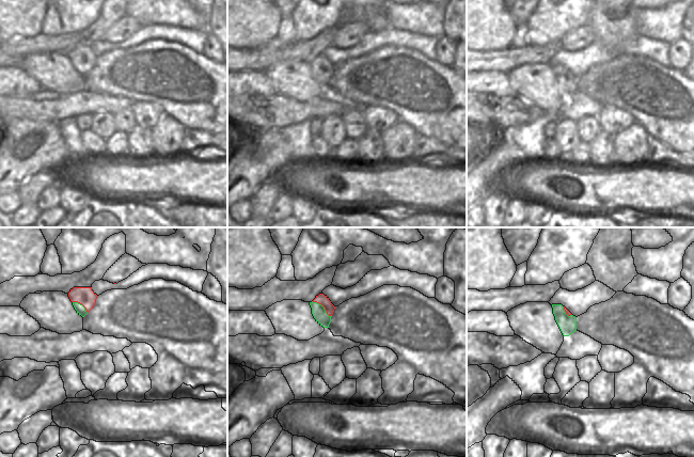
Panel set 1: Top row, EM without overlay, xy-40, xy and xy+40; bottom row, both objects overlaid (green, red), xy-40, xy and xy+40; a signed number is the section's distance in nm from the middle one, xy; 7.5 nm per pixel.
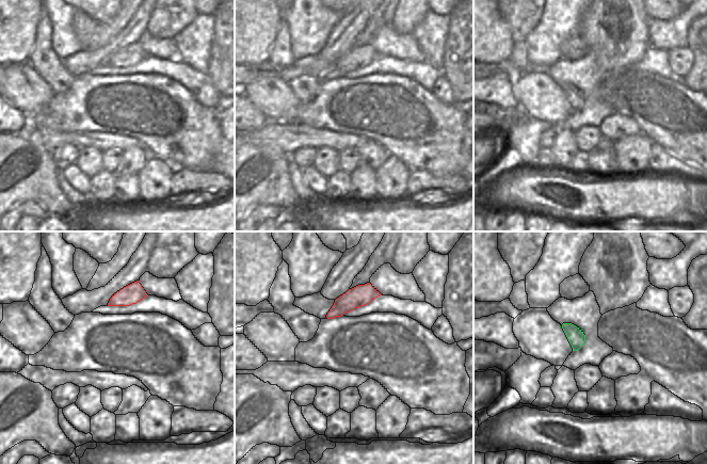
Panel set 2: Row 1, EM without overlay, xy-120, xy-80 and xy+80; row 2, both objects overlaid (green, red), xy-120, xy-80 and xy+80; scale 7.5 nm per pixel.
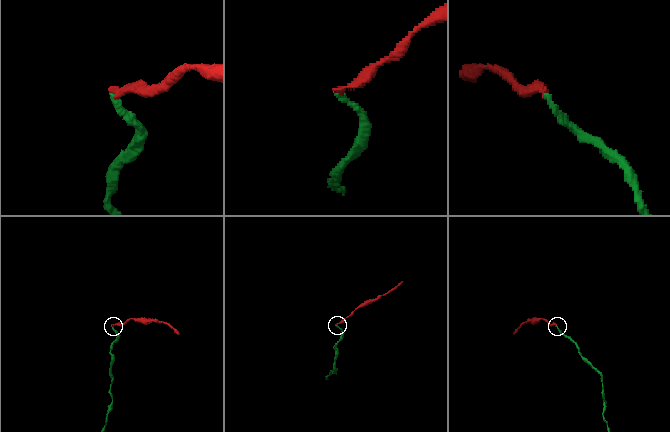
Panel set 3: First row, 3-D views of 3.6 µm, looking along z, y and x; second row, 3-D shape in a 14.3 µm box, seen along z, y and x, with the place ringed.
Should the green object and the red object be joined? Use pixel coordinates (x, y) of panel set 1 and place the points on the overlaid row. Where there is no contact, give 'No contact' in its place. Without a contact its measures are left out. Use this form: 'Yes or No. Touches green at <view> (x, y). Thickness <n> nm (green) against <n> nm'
No. Touches green at xy (322, 306). Thickness 100 nm (green) against 80 nm.

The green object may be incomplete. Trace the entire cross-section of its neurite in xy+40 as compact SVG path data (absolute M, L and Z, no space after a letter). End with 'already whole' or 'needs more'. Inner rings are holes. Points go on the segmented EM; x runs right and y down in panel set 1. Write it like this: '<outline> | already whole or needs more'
M552 304L555 320L564 336L569 336L577 331L577 317L568 316L562 304Z | already whole

